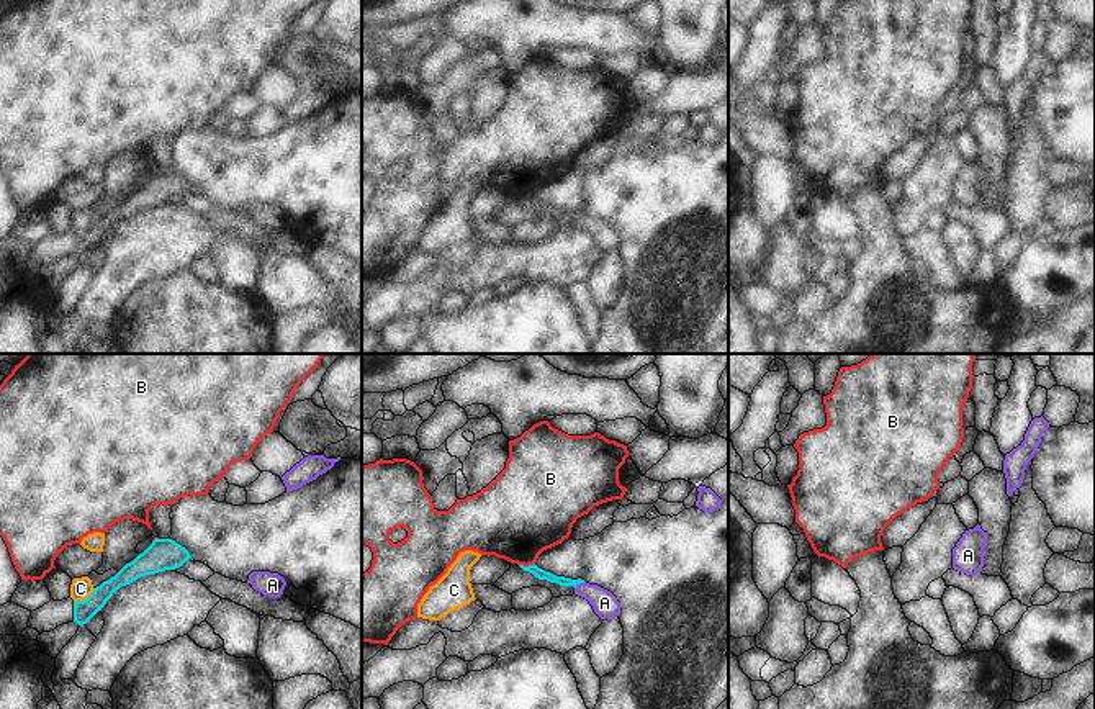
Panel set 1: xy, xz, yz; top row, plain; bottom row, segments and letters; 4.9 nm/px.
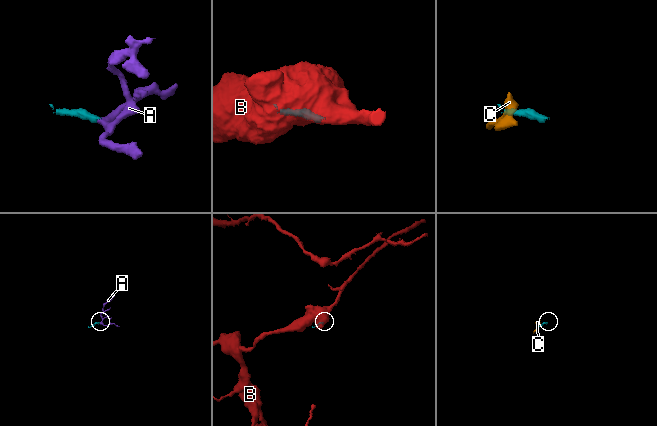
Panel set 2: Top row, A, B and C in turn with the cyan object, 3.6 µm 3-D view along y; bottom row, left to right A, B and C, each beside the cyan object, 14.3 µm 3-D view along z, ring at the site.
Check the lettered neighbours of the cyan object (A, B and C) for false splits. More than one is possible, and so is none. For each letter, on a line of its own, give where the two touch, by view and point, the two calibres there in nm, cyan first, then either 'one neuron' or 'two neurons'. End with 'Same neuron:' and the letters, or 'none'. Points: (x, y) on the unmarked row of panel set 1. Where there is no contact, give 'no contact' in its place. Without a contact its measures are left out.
A: meets cyan in xz at (580, 215); 50 nm thick on the cyan side, 120 nm on the other; one neuron
B: meets cyan in xz at (526, 200); 50 nm thick on the cyan side, 420 nm on the other; two neurons
C: meets cyan in xy at (84, 233); 100 nm thick on the cyan side, 110 nm on the other; two neurons
Same neuron: A

